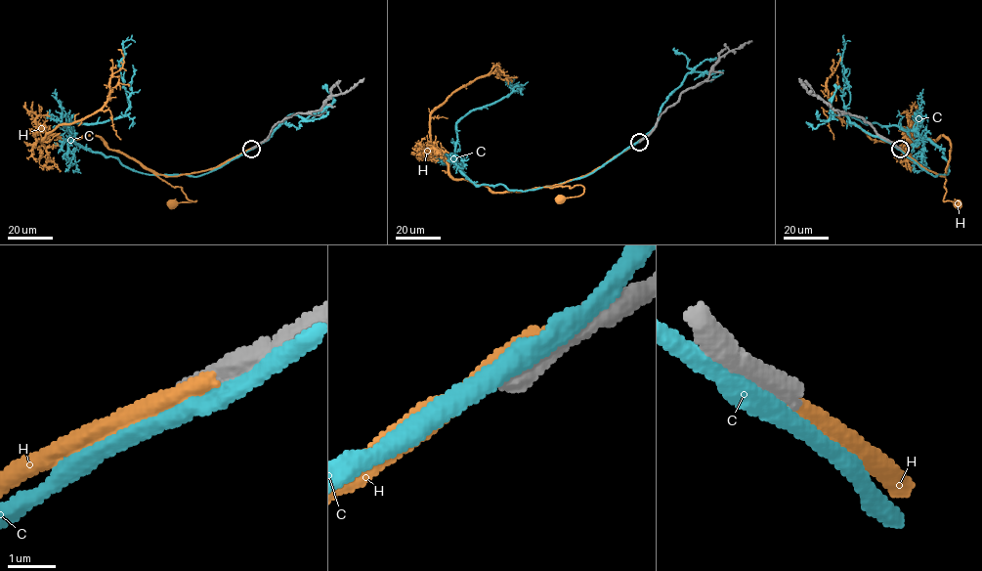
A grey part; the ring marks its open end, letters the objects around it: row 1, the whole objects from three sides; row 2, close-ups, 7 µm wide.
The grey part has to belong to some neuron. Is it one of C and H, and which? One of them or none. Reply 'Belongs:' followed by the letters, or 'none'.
Belongs: none

